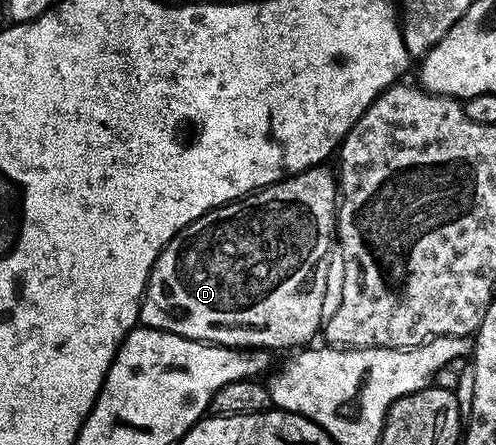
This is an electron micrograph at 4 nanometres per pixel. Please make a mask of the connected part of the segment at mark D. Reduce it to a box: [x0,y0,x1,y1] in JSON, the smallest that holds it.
[139,166,338,349]

